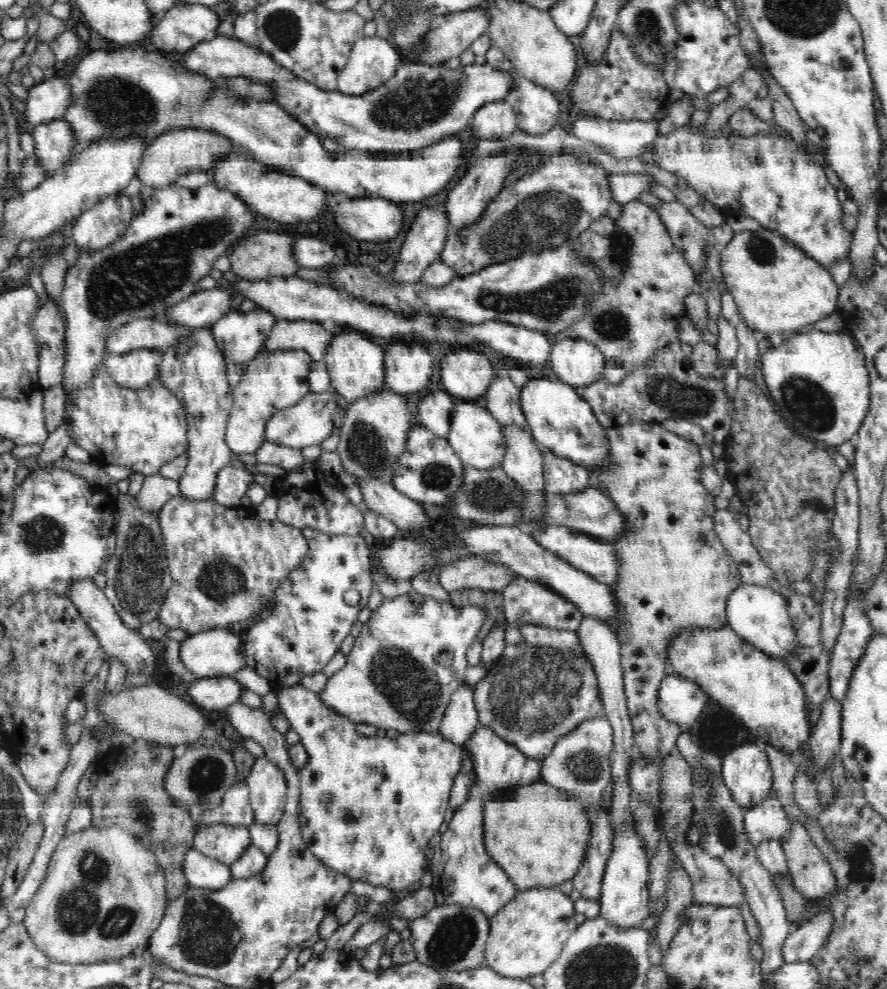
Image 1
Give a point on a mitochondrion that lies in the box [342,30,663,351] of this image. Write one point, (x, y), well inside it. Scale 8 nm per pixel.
(544, 218)

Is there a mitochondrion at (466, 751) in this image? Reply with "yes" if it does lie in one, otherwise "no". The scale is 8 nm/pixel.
no

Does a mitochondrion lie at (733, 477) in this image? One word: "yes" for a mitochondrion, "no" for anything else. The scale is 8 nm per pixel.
no

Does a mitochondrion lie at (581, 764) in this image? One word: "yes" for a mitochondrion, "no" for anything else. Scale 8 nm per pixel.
yes

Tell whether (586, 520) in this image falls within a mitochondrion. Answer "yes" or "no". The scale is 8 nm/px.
no

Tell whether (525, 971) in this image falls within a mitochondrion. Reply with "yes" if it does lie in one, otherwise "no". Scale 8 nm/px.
no

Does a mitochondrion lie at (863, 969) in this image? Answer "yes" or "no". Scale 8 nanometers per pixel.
yes

